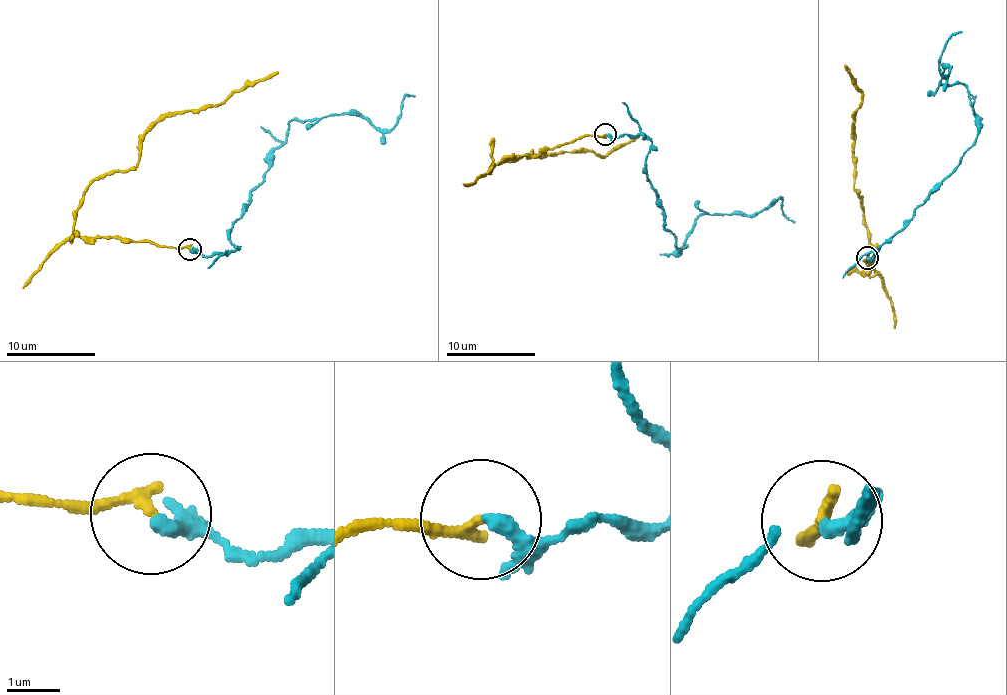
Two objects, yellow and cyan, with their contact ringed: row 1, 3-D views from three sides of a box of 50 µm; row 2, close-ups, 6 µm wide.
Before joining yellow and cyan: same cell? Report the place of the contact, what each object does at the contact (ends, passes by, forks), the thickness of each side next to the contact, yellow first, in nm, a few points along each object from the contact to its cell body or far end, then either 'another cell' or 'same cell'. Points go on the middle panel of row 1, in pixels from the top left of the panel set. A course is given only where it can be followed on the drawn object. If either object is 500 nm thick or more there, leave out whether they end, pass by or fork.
place (605, 134); yellow ends; cyan ends; calibres 200 and 280 nm; course yellow (605, 134), (503, 159), (489, 169), (532, 150), (527, 154), (604, 157), (640, 136); course cyan (605, 134), (647, 136), (652, 144), (644, 171), (675, 251), (702, 214), (751, 216), (778, 197), (795, 222); another cell

